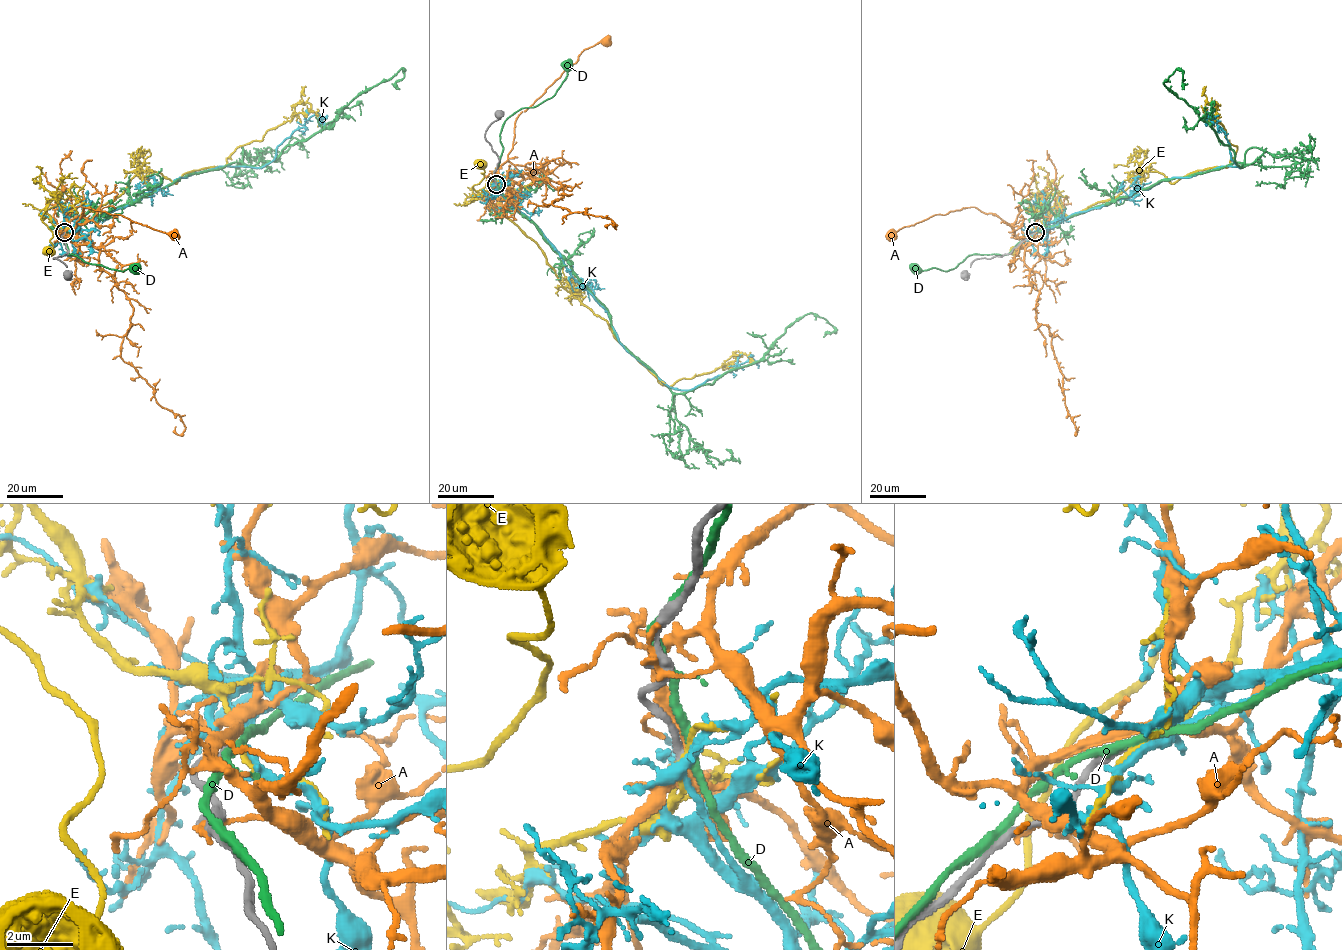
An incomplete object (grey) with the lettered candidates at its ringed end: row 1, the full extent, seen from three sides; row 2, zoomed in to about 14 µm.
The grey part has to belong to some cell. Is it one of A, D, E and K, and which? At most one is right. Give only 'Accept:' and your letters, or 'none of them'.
Accept: K

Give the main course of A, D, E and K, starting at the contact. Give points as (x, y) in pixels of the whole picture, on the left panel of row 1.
A: (64, 233), (67, 237), (84, 207), (121, 214), (173, 235)
D: (64, 233), (62, 240), (71, 255), (68, 255), (109, 268), (136, 270), (133, 268)
E: (64, 233), (53, 224), (46, 211), (41, 219), (53, 236), (50, 241), (53, 249), (48, 251)
K: (64, 233), (179, 177), (216, 167), (264, 166), (313, 115), (328, 124)

